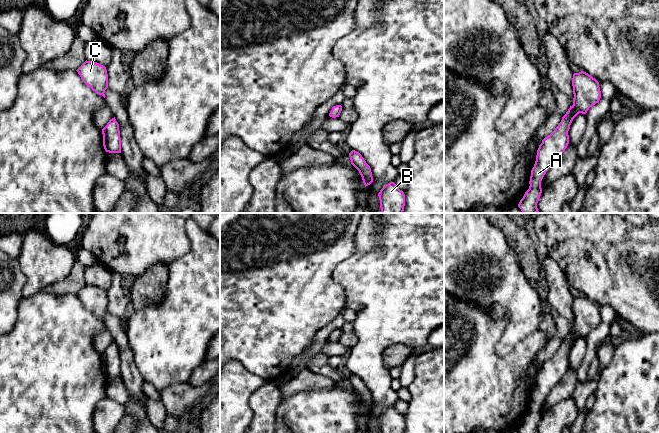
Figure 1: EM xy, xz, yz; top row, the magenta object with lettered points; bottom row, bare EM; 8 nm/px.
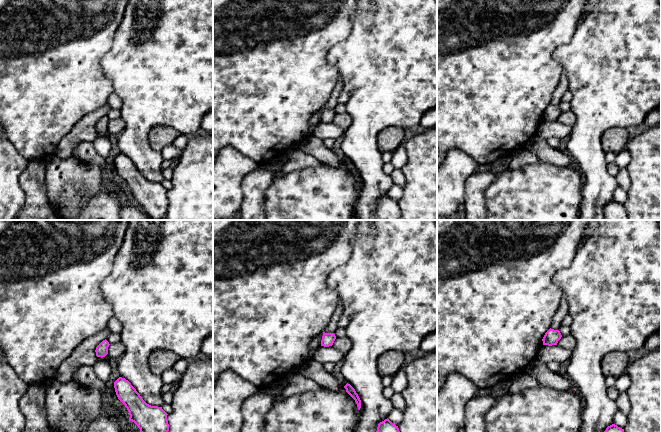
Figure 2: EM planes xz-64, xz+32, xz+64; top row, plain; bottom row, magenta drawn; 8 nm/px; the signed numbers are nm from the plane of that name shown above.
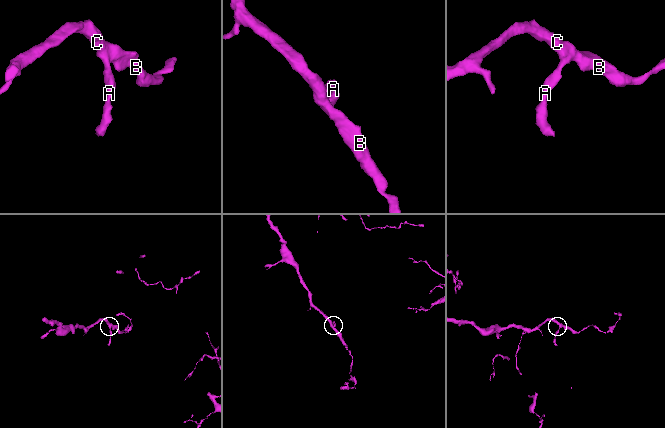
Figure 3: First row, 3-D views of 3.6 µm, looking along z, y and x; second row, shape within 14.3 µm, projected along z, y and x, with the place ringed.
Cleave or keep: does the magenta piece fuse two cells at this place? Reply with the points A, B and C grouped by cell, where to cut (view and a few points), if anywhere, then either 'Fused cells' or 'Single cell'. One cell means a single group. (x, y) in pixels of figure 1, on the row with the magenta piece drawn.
Groups: A B C. No split. Single cell

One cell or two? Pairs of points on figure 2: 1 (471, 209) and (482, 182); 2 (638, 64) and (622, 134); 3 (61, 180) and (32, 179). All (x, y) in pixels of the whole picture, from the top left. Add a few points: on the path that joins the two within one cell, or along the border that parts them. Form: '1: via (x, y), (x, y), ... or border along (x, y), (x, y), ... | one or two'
1: via (475, 202), (475, 189) | one
2: border along (625, 127), (609, 128), (603, 134), (602, 139) | two
3: border along (45, 160), (45, 188), (47, 199), (50, 202) | two

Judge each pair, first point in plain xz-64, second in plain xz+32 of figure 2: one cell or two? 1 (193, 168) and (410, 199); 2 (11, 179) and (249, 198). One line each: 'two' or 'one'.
1: one
2: two

